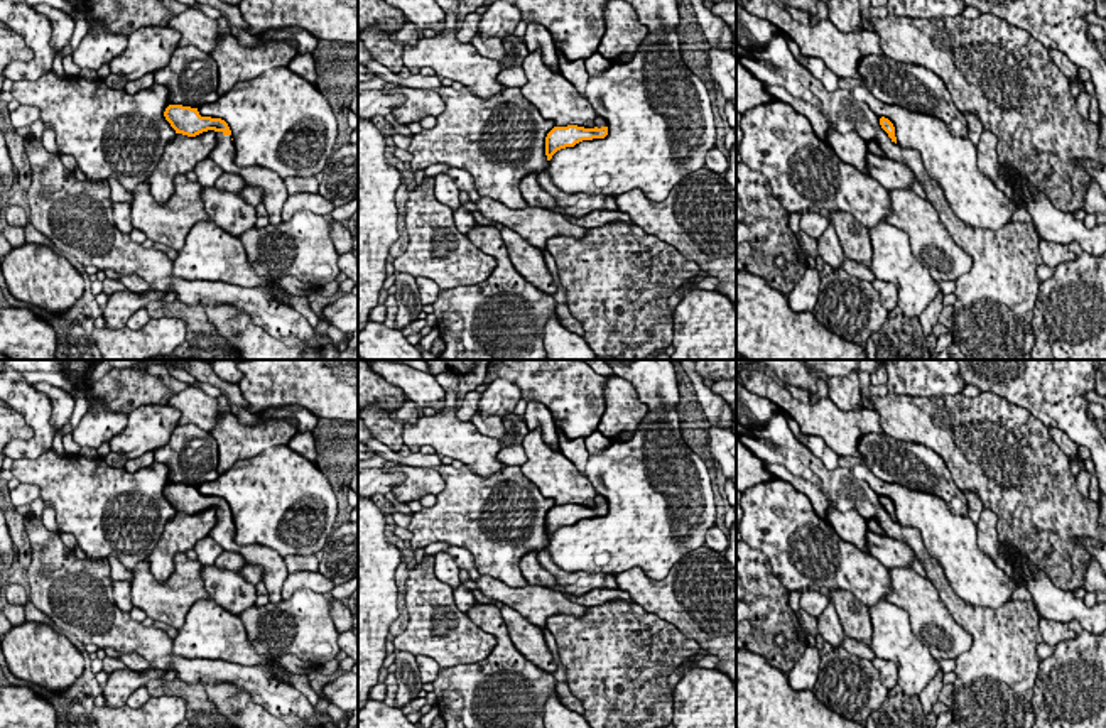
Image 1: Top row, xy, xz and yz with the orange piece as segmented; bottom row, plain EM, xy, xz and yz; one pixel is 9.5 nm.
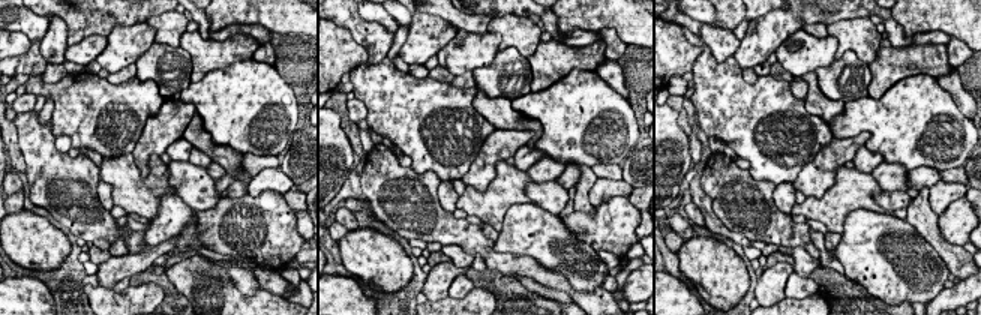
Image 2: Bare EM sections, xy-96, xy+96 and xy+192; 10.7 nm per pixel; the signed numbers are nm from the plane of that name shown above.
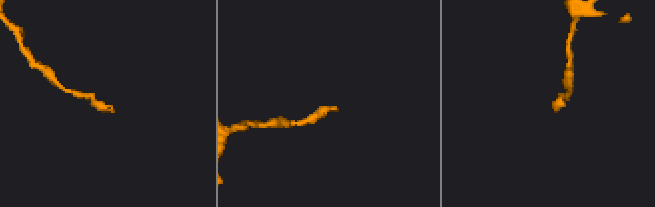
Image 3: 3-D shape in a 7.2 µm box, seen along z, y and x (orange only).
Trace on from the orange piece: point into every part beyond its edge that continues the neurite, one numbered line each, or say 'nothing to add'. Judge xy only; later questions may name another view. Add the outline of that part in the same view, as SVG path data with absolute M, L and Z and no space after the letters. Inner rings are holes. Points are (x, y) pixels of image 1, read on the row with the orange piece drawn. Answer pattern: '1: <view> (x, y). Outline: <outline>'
1: xy (272, 186). Outline: M216 132L216 147L209 154L209 159L213 159L223 172L241 176L247 186L260 187L263 193L262 203L268 213L268 223L275 226L280 225L282 208L289 198L284 179L277 172L260 166L240 167L235 164L235 155L236 150L231 135Z

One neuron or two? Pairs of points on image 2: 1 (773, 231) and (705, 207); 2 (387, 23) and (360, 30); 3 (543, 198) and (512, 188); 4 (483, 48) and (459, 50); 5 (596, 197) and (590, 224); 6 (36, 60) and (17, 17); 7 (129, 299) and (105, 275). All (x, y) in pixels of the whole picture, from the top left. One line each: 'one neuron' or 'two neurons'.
1: two neurons
2: two neurons
3: two neurons
4: one neuron
5: two neurons
6: one neuron
7: two neurons

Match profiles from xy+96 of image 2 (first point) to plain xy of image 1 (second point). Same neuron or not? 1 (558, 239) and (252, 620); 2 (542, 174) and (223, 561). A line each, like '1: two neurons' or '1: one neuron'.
1: two neurons
2: one neuron

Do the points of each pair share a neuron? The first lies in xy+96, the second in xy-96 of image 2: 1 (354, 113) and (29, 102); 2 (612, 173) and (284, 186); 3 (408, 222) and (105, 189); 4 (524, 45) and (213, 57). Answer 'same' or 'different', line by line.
1: same
2: different
3: different
4: different

